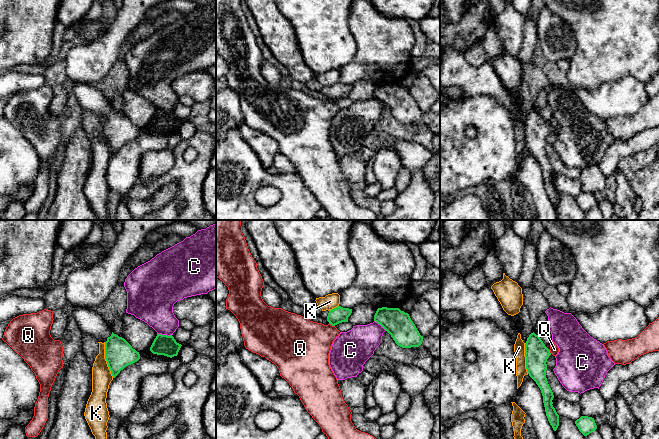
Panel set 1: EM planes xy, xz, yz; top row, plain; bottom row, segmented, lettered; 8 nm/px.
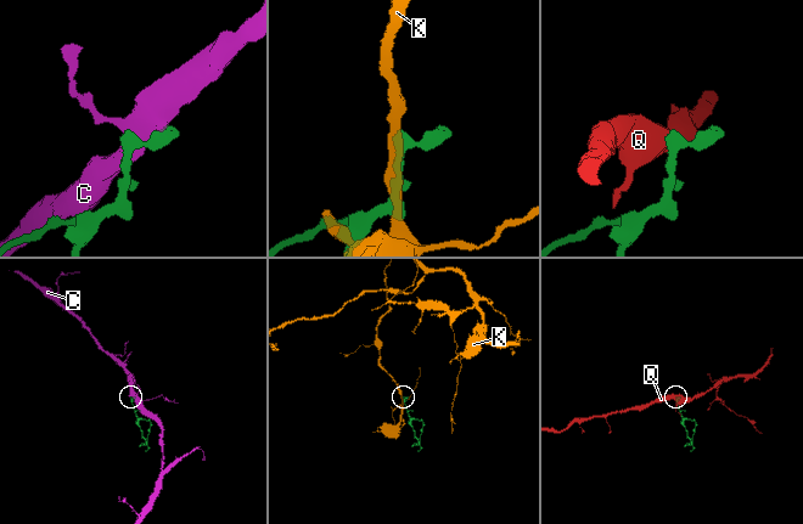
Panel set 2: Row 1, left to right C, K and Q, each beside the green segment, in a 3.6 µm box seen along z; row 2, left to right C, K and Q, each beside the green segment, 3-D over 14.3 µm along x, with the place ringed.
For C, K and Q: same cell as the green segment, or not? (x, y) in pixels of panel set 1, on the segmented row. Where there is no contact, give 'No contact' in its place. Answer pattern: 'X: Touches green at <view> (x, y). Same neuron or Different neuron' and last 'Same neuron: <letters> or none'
C: Touches green at xy (164, 335). Different neuron
K: Touches green at xy (106, 360). Different neuron
Q: Touches green at xz (332, 325). Different neuron
Same neuron: none

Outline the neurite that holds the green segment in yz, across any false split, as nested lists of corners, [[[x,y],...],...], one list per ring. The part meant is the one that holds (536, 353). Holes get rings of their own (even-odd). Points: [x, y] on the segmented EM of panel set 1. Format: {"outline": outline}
{"outline": [[[531,333],[525,344],[526,369],[541,390],[546,416],[553,430],[556,431],[559,426],[559,415],[552,405],[554,395],[546,378],[546,362],[550,355],[550,350],[540,336]]]}

